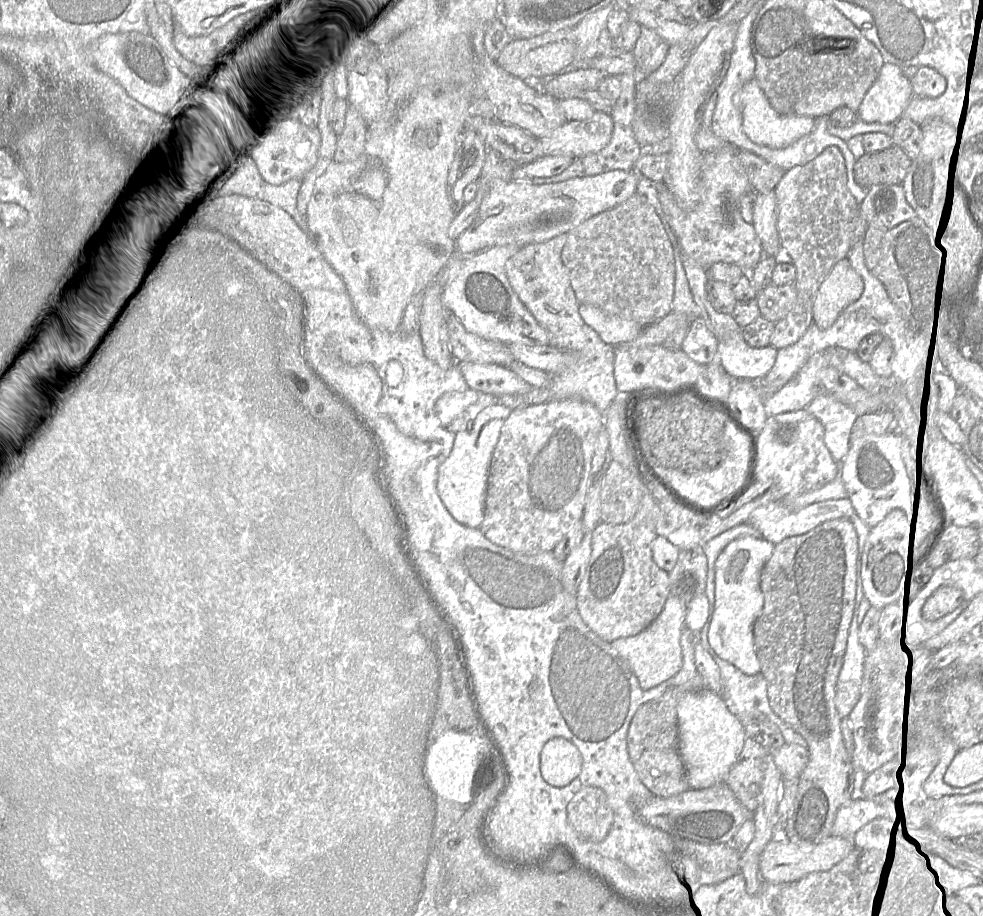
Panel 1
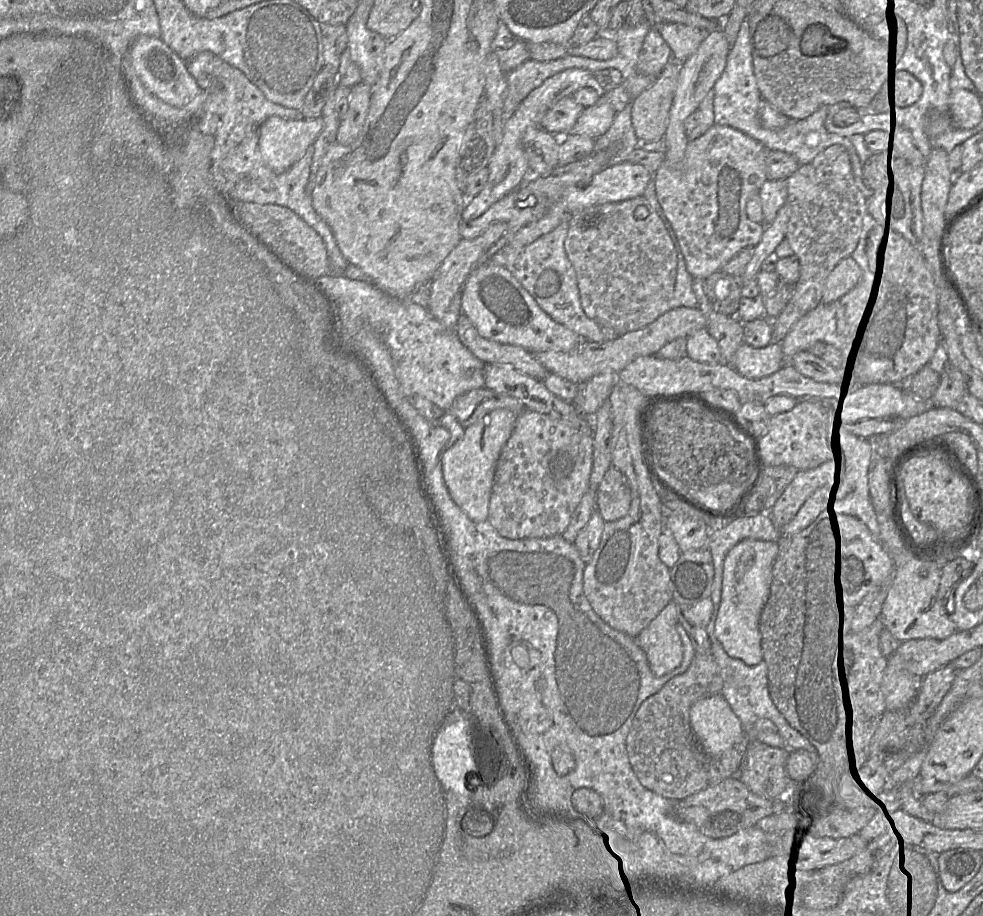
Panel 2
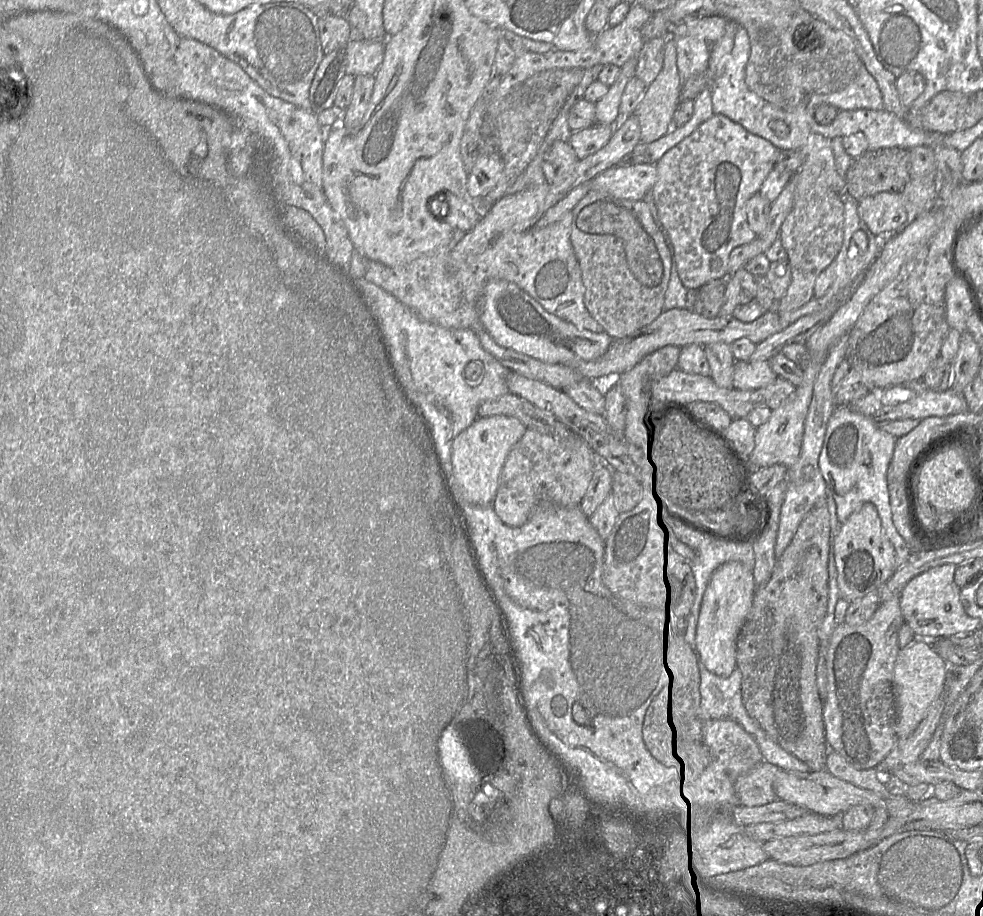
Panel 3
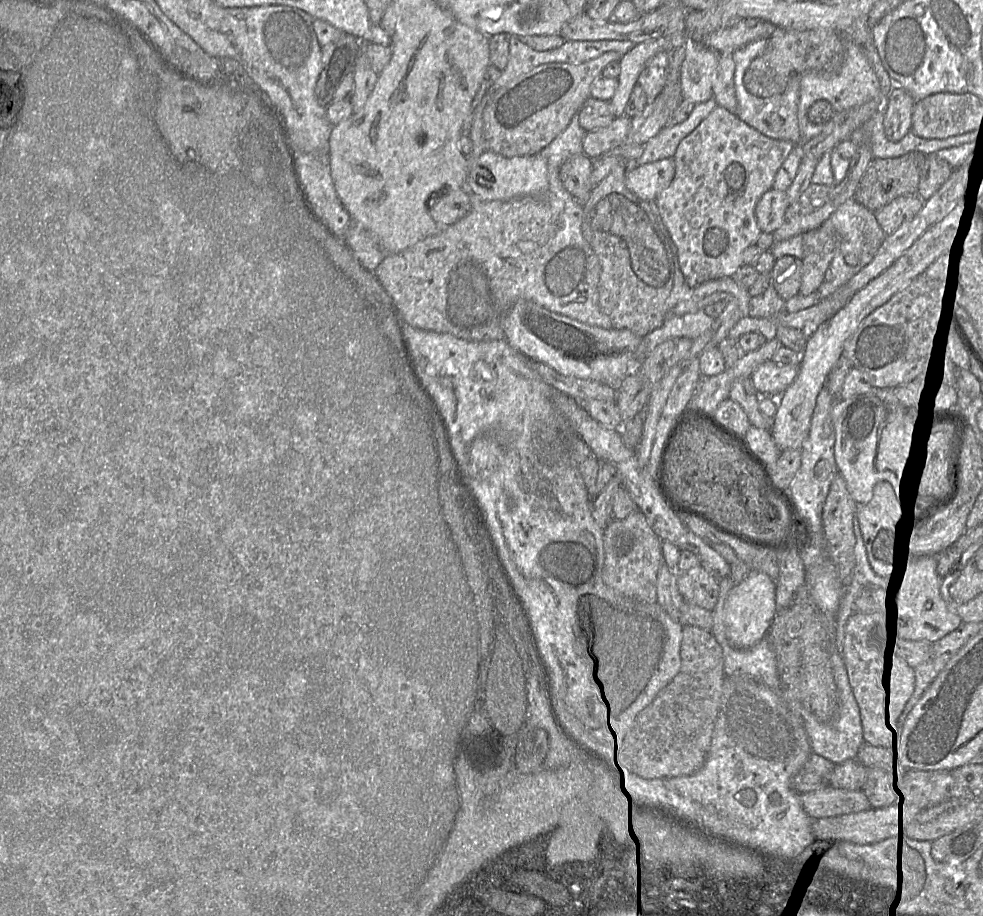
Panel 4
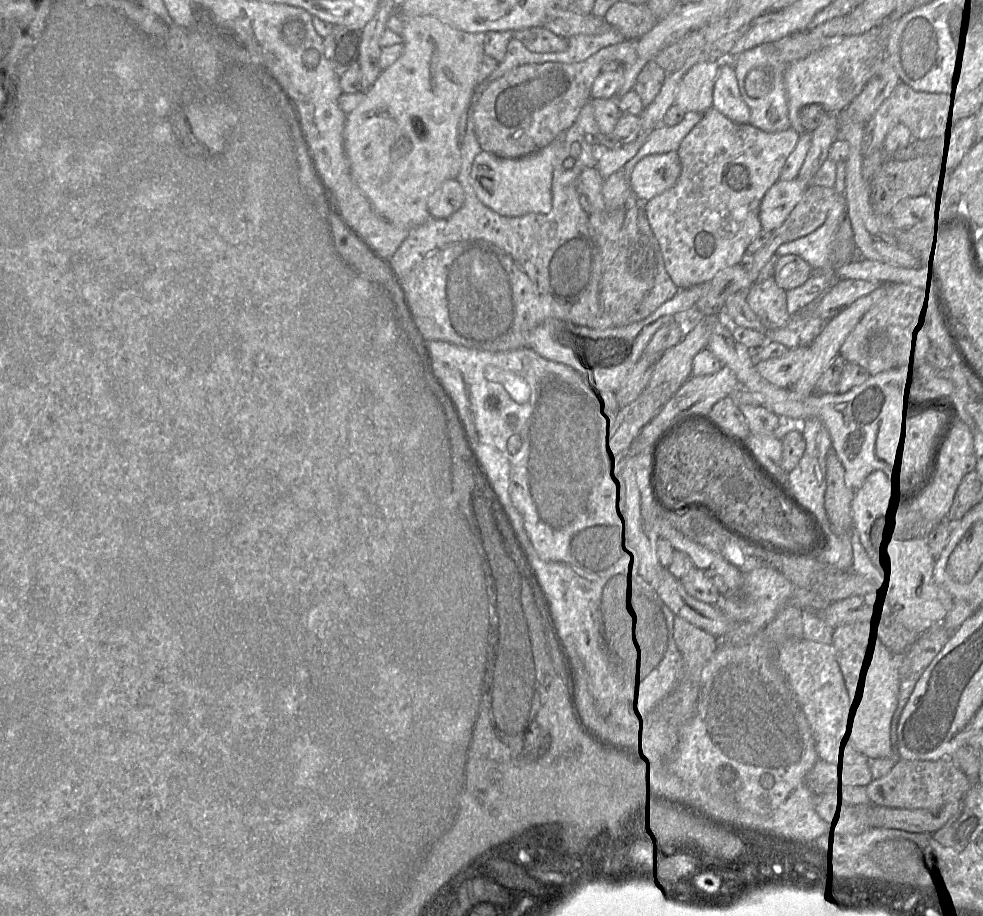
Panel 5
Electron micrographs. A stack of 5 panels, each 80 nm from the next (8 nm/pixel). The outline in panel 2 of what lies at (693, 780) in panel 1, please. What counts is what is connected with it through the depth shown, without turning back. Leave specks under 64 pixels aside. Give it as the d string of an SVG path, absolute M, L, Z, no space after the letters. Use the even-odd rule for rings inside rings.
M722 694L697 700L691 707L690 719L696 739L711 759L745 740L745 728Z

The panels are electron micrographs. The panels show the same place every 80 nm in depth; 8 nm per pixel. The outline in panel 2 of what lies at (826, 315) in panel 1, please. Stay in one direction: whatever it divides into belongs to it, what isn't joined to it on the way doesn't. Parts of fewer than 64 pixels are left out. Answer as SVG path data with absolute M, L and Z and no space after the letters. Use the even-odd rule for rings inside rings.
M852 257L842 259L825 280L821 304L830 304L852 290L860 280L860 266Z

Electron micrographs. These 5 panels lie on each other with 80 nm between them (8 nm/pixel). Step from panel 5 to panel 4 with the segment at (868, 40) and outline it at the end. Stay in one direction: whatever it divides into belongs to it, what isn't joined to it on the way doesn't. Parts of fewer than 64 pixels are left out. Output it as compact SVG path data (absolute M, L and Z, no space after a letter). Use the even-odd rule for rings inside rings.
M845 37L843 62L838 72L811 71L800 77L797 117L803 141L809 141L816 135L823 133L824 124L812 123L807 117L807 111L814 102L827 101L836 112L841 112L864 104L878 96L879 83L868 58L853 40L847 40Z

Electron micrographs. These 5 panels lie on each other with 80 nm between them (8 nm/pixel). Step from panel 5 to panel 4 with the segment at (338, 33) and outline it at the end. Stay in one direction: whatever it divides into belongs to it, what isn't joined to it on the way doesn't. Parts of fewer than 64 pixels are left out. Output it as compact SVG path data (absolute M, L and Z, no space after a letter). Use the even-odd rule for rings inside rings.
M343 33L335 42L321 48L322 68L315 87L315 96L322 106L329 106L342 79L355 68L360 39Z

